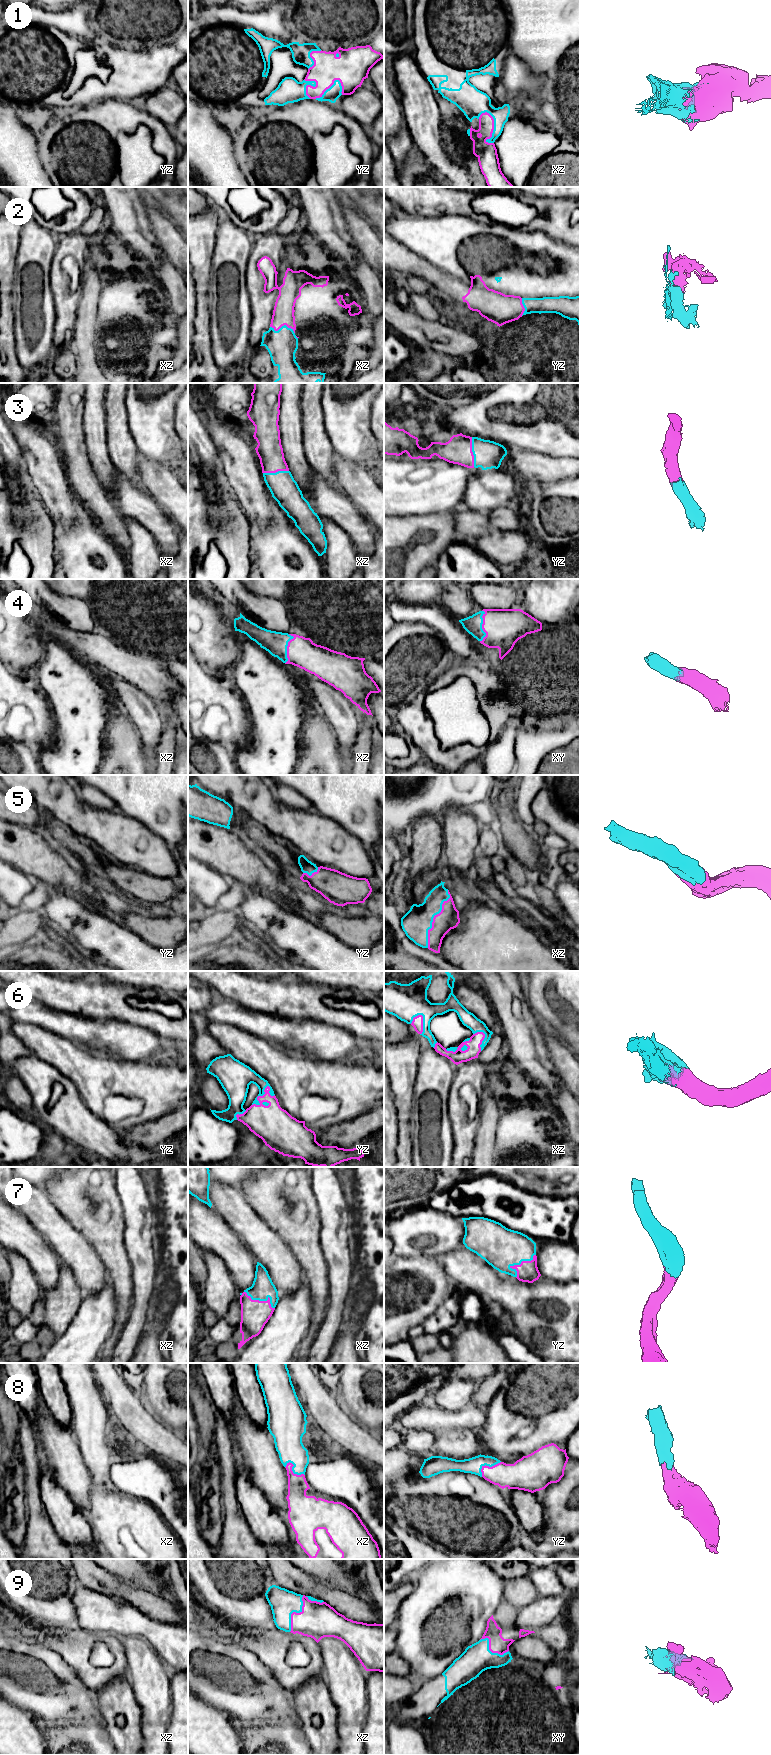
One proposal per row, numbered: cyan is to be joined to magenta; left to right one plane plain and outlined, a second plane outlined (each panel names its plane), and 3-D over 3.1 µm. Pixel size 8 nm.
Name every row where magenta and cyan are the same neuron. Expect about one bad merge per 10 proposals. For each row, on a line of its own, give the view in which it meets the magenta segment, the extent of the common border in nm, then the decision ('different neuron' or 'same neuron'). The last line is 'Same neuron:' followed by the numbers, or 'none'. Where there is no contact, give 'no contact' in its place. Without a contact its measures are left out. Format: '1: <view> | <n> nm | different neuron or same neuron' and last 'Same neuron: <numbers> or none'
1: xz | 280 nm | same neuron
2: xz | 200 nm | same neuron
3: yz | 240 nm | same neuron
4: xy | 260 nm | same neuron
5: xz | 500 nm | same neuron
6: yz | 220 nm | same neuron
7: yz | 240 nm | same neuron
8: xz | 180 nm | same neuron
9: xz | 320 nm | same neuron
Same neuron: 1, 2, 3, 4, 5, 6, 7, 8, 9

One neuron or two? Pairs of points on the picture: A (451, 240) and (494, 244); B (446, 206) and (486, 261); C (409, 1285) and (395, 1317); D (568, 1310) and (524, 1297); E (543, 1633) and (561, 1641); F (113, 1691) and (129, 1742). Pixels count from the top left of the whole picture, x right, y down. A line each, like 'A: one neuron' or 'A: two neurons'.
A: one neuron
B: two neurons
C: one neuron
D: one neuron
E: one neuron
F: one neuron

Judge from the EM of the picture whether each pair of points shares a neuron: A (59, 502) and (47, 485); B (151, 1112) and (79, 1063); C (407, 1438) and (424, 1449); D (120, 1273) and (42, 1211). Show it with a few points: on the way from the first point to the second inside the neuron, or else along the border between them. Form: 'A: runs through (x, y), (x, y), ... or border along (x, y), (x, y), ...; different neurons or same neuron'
A: runs through (57, 498), (51, 489); same neuron
B: runs through (141, 1091), (128, 1078), (100, 1077); same neuron
C: runs through (411, 1439), (420, 1445); same neuron
D: border along (94, 1249), (106, 1267); different neurons

